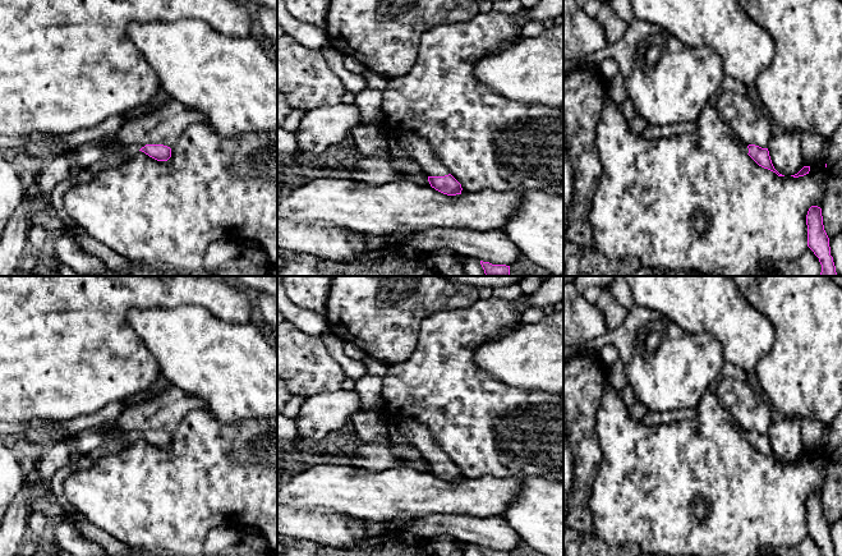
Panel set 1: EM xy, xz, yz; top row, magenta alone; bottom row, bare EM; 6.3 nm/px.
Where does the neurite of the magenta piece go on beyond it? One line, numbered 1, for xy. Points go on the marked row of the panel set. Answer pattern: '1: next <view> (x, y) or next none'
1: next none

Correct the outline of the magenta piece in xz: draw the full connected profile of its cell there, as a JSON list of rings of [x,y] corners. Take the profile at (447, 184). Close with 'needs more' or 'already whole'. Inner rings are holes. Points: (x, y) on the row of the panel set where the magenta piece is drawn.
[[[391,133],[387,135],[387,144],[391,158],[415,160],[432,188],[447,196],[461,194],[461,184],[448,173],[424,138],[417,134]]] | needs more

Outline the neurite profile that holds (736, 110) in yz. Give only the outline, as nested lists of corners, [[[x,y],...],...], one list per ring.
[[[722,89],[714,109],[744,144],[768,147],[773,135],[772,121],[755,109],[746,93]]]

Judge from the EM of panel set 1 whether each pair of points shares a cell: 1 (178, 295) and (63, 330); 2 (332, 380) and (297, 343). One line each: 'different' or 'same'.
1: same
2: same

